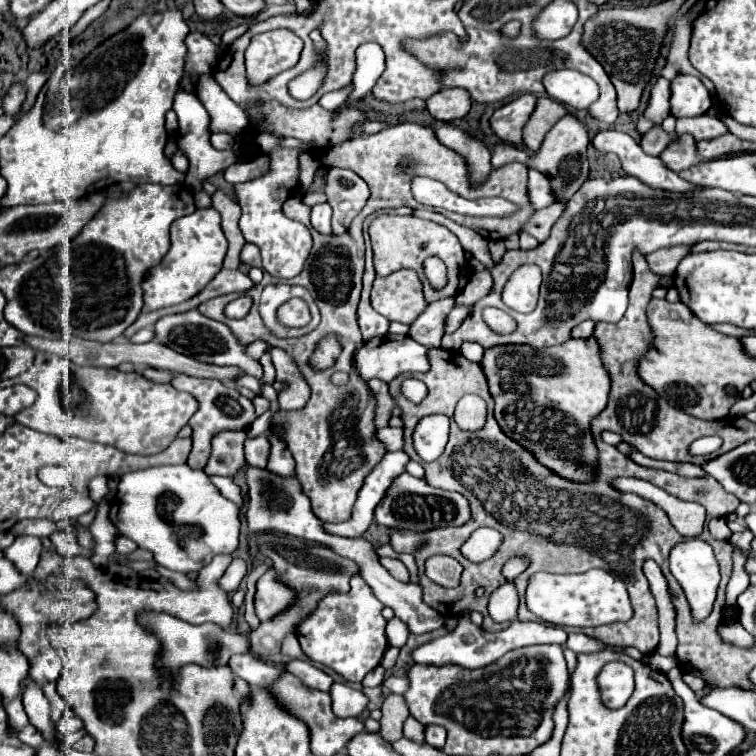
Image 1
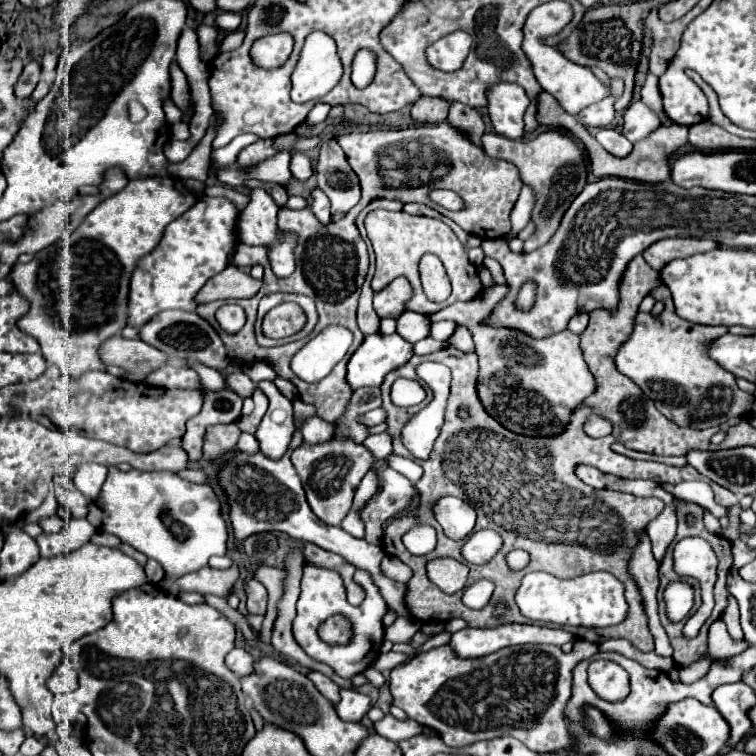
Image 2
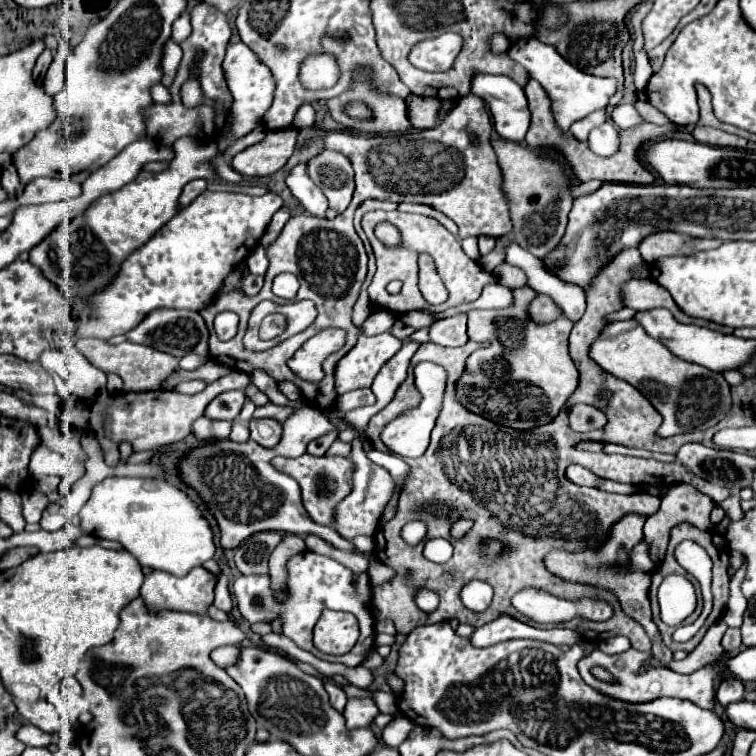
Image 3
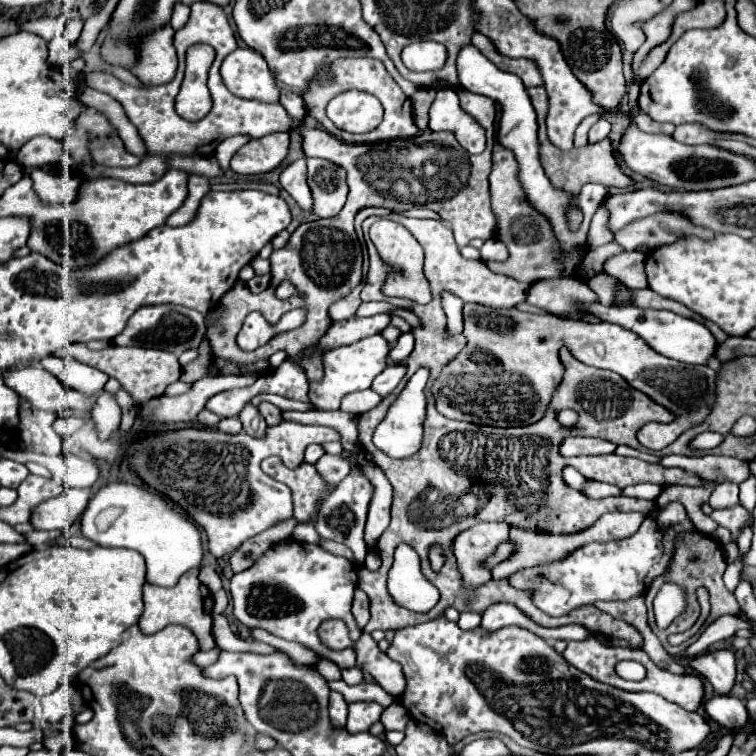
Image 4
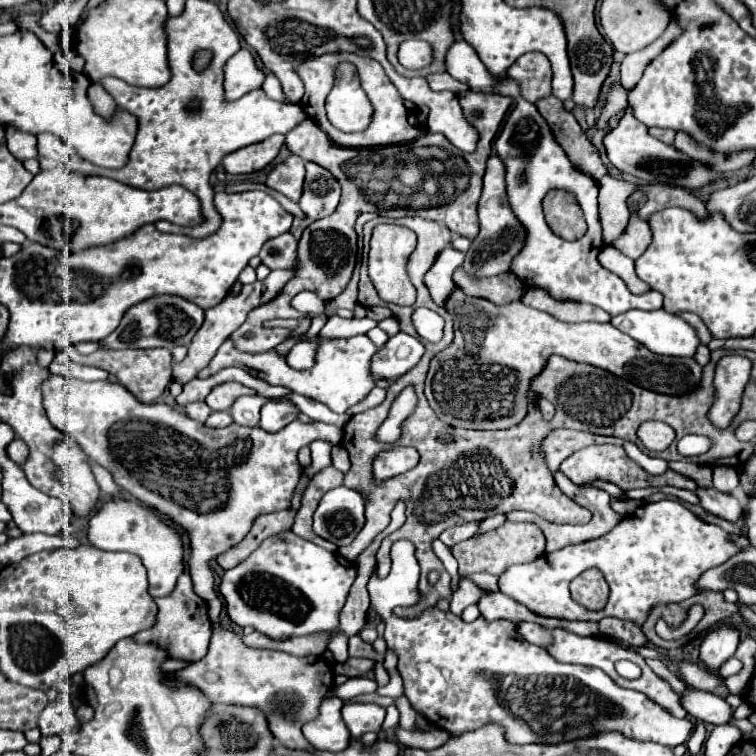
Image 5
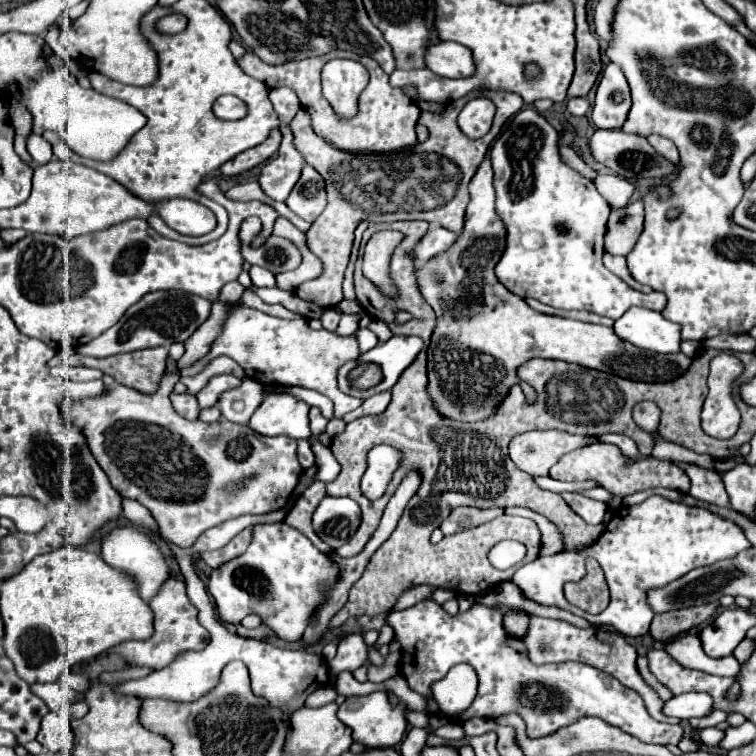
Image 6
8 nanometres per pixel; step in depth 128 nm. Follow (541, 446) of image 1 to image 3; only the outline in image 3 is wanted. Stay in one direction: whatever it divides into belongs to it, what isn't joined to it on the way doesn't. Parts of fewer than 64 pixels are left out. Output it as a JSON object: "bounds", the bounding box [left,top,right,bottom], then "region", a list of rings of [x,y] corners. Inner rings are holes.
{"bounds":[400,264,578,430],"region":[[[500,264],[492,272],[497,277],[498,282],[509,289],[512,289],[514,297],[513,304],[502,310],[470,310],[468,312],[468,336],[470,340],[478,344],[486,344],[486,348],[478,348],[476,352],[470,354],[466,372],[456,384],[456,398],[460,404],[464,404],[470,412],[478,412],[486,416],[488,420],[510,426],[514,430],[530,430],[534,426],[548,424],[568,402],[568,396],[578,386],[578,370],[570,358],[568,352],[568,336],[570,336],[570,320],[560,318],[554,320],[552,324],[532,324],[528,320],[527,305],[531,302],[530,292],[514,292],[514,288],[526,285],[526,274],[510,264]],[[419,311],[405,313],[402,317],[400,316],[400,320],[402,320],[404,324],[412,326],[412,328],[416,330],[428,327],[434,322],[434,319],[430,315]]]}

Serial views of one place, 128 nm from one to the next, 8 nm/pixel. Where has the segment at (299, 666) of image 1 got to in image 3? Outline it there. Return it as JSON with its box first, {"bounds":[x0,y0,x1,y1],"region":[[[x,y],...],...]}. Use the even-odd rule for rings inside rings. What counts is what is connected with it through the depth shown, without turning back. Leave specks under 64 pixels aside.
{"bounds":[324,680,346,712],"region":[[[326,680],[326,682],[324,682],[324,688],[326,688],[328,696],[330,696],[330,704],[332,704],[338,712],[344,712],[344,704],[346,704],[346,694],[344,694],[344,690],[342,690],[334,680]]]}

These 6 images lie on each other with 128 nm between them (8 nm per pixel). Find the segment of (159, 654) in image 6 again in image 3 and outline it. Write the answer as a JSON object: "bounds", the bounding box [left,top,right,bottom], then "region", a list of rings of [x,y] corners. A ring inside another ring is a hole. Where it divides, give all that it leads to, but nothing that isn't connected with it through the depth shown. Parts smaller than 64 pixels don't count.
{"bounds":[140,566,216,614],"region":[[[198,566],[194,568],[188,576],[184,578],[176,578],[168,572],[162,572],[162,570],[156,570],[152,574],[146,576],[144,580],[144,586],[140,590],[144,602],[148,604],[148,608],[152,612],[158,612],[158,610],[186,610],[186,612],[198,612],[198,614],[206,614],[206,608],[212,604],[214,600],[214,588],[216,588],[216,576],[212,572],[208,572],[206,568]]]}

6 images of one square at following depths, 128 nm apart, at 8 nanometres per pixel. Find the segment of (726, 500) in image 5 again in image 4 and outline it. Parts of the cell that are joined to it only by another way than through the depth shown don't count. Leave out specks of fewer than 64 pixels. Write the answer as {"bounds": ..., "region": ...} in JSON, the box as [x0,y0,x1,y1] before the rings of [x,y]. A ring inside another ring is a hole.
{"bounds":[712,506,754,542],"region":[[[734,506],[734,508],[728,508],[728,510],[714,510],[712,518],[720,526],[724,526],[724,528],[730,530],[732,542],[736,542],[736,538],[740,536],[740,530],[744,526],[752,526],[752,522],[754,522],[752,512],[748,512],[744,506]]]}

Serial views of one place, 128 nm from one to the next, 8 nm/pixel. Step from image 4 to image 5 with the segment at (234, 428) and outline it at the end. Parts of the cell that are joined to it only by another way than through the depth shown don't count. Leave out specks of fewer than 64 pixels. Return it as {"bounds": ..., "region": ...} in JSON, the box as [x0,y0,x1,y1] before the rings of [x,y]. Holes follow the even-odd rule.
{"bounds":[206,412,234,428],"region":[[[214,412],[214,416],[206,420],[206,424],[208,424],[210,428],[224,428],[224,426],[230,426],[232,422],[234,422],[234,420],[232,420],[232,416],[230,416],[228,412]]]}

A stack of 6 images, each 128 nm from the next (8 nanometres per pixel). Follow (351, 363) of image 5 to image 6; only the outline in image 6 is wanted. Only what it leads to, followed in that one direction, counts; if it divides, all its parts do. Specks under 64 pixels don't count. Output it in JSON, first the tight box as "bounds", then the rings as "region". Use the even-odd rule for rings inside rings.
{"bounds":[182,308,364,418],"region":[[[250,308],[230,310],[224,332],[212,344],[210,352],[202,360],[198,360],[194,366],[184,368],[182,376],[200,374],[206,368],[206,364],[214,360],[216,356],[228,356],[236,360],[246,370],[248,378],[260,384],[302,386],[302,388],[310,388],[310,390],[318,390],[320,394],[326,394],[334,402],[334,418],[342,418],[346,412],[358,408],[364,402],[360,398],[340,392],[338,380],[336,380],[340,366],[350,360],[358,360],[360,356],[356,334],[338,336],[324,328],[312,330],[306,318],[282,320],[282,318],[274,318],[260,310],[250,310]]]}

